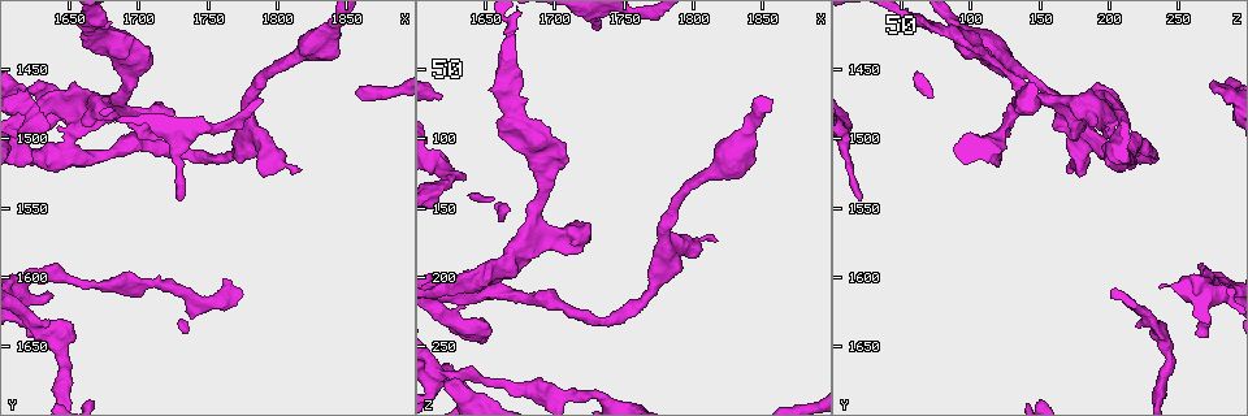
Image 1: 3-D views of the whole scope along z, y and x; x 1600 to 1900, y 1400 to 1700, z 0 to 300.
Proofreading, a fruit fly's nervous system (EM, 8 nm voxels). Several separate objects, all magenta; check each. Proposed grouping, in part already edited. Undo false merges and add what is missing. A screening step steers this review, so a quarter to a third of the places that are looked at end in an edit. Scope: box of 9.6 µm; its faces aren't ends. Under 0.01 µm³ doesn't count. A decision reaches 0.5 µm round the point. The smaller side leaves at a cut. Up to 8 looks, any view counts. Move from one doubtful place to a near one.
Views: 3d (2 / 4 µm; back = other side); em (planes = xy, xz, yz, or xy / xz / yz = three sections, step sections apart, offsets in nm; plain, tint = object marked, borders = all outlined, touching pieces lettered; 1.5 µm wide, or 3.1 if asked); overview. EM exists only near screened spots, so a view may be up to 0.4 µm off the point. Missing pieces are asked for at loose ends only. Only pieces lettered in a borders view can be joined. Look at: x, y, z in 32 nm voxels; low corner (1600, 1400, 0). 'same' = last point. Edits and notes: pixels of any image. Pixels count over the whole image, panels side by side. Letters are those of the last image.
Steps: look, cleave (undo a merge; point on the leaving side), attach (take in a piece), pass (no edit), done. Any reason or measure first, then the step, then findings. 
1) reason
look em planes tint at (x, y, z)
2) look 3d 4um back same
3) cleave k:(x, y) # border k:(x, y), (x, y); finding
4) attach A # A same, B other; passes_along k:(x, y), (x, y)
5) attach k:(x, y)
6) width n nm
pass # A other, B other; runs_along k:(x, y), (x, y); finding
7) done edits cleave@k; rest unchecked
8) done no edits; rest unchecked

branch stops here
look em planes plain at (1628, 1460, 272)

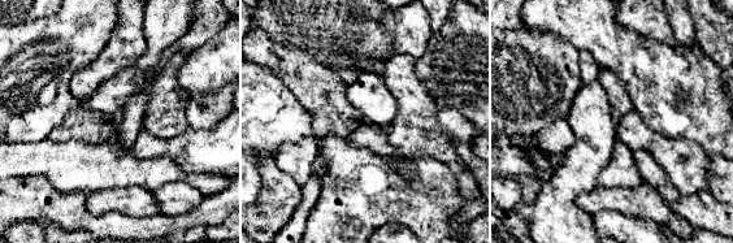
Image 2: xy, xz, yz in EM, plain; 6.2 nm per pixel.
see the neighbours
look em planes borders same

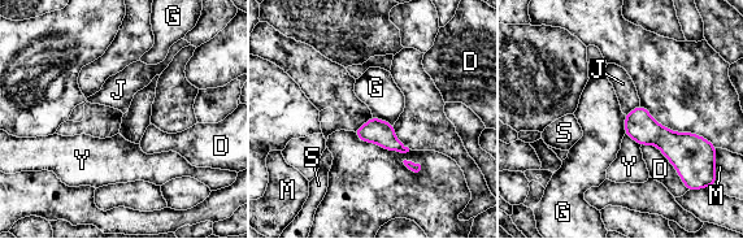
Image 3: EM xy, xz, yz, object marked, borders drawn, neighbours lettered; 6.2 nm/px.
pass # D other, G other, J other, M other, S other, Y other; border 3:(639, 104), (625, 114); none of them fits

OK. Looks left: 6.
branch stops here
look em planes tint at (1652, 1458, 190)

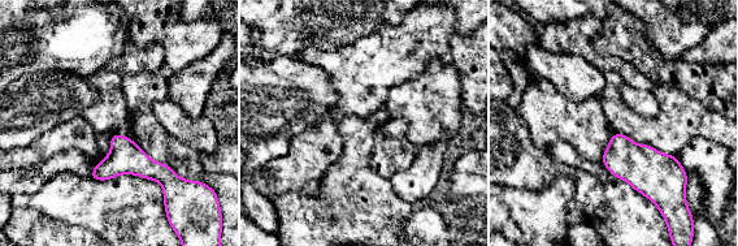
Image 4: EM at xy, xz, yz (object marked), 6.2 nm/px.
look em planes borders same

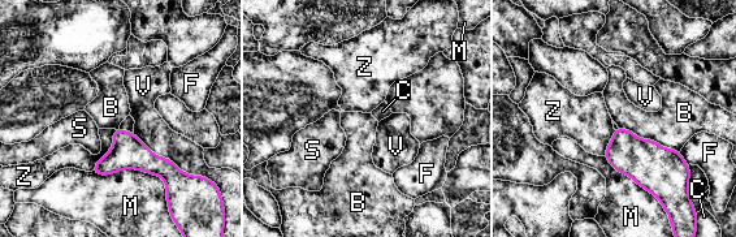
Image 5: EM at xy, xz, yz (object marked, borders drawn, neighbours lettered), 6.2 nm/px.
width 160 nm
pass # B other, C other, F other, M other, S other, V other, Z other; border 5:(618, 126), (679, 151); no lettered piece goes on from it

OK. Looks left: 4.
an open end
look em planes borders at (1636, 1636, 222)

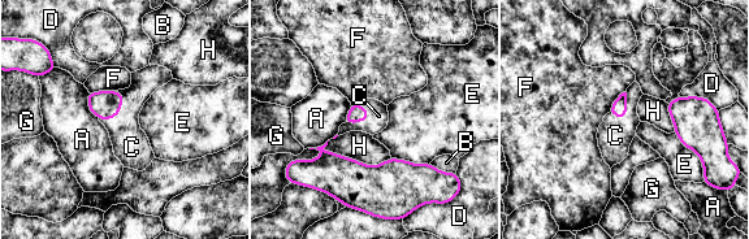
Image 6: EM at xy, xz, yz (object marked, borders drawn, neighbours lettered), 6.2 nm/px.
attach C # A other, B other, C same, D other, E other, F other, G other, H other; the cell continues

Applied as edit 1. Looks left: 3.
done edits attach@6; rest unchecked

